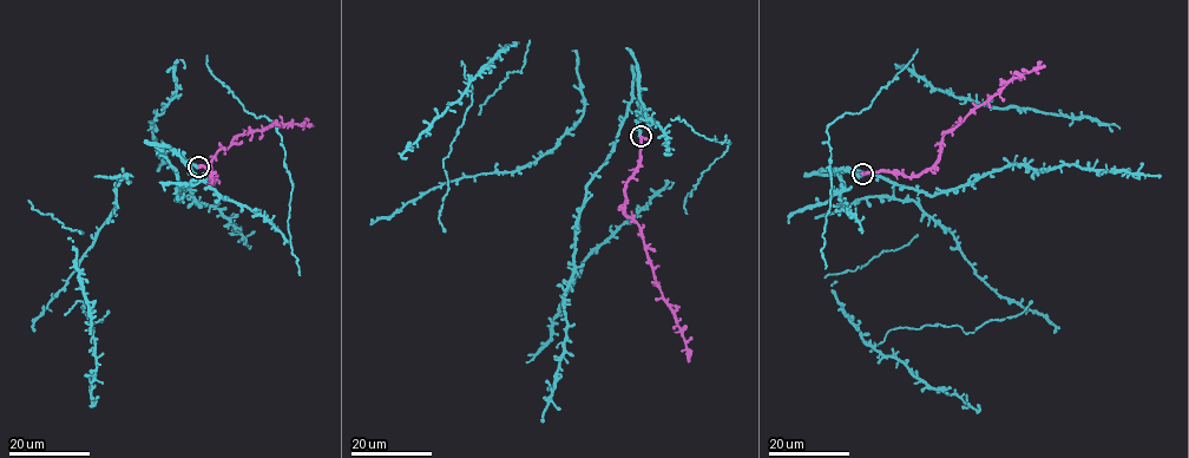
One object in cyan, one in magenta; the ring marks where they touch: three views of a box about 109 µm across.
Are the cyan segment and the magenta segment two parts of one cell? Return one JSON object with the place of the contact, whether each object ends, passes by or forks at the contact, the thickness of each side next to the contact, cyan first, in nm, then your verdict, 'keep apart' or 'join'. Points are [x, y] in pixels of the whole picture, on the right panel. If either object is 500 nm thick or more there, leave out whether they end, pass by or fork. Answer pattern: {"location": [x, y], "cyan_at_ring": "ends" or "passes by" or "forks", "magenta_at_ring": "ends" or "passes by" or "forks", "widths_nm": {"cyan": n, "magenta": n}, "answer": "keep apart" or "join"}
{"location": [862, 174], "cyan_at_ring": "ends", "magenta_at_ring": "passes by", "widths_nm": {"cyan": 400, "magenta": 360}, "answer": "join"}

